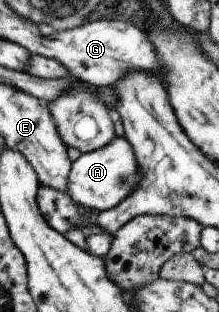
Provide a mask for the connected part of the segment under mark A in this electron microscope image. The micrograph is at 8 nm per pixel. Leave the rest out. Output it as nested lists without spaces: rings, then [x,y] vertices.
[[[115,136],[108,145],[92,152],[82,153],[72,161],[68,171],[66,195],[79,206],[102,212],[115,207],[136,187],[138,167],[124,137]]]

